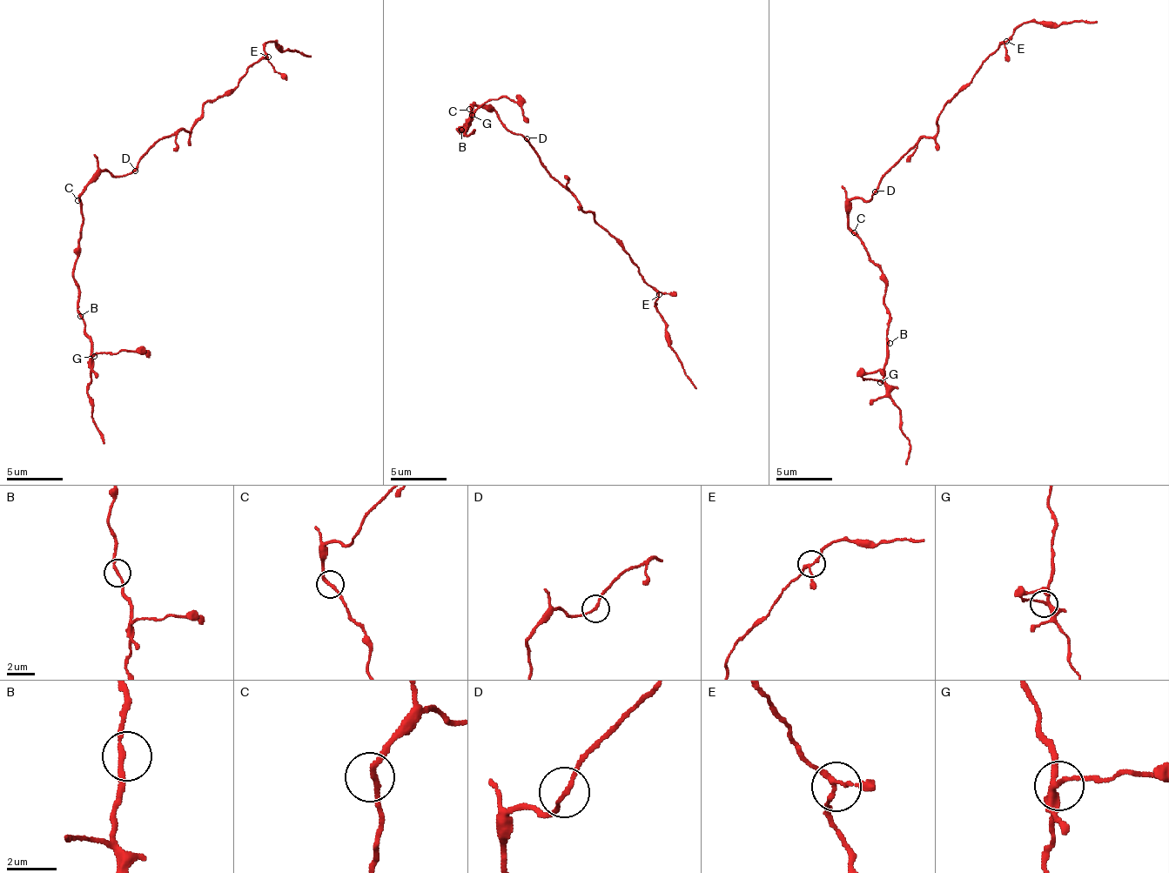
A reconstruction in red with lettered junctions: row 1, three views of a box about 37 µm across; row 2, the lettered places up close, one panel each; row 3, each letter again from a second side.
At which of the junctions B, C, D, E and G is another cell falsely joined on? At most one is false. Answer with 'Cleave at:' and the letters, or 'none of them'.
Cleave at: none of them

